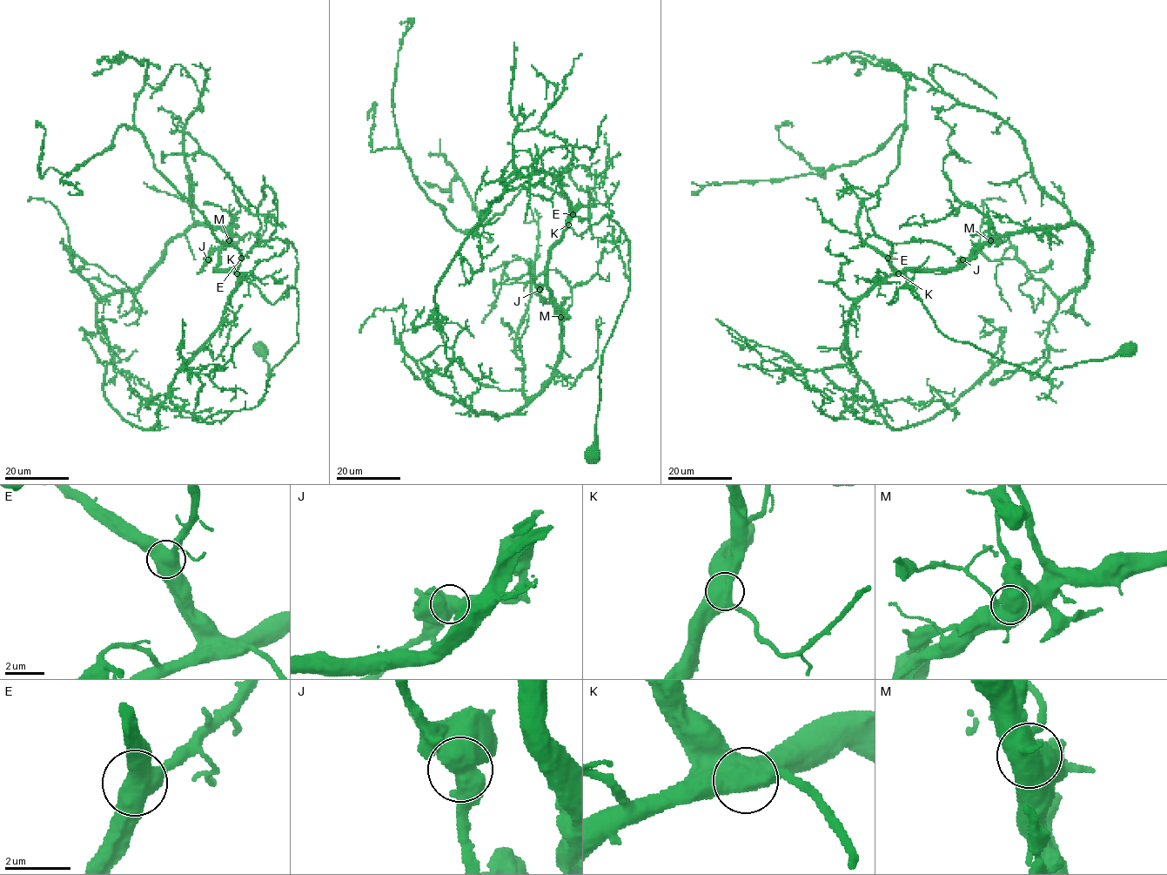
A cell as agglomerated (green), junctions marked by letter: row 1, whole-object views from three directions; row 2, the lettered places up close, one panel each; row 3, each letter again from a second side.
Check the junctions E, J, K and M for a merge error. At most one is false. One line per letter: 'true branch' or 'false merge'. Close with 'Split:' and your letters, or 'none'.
E: true branch
J: true branch
K: true branch
M: false merge
Split: M

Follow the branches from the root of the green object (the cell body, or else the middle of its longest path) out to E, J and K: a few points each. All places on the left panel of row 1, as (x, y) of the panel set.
E: (260, 349), (268, 365), (268, 379), (298, 342), (298, 292), (289, 287), (270, 303), (238, 272), (241, 258)
J: (260, 349), (268, 379), (298, 342), (297, 290), (271, 304), (240, 272), (216, 269), (218, 249), (208, 259)
K: (260, 349), (268, 365), (268, 379), (298, 342), (298, 292), (289, 287), (271, 304), (237, 273)

